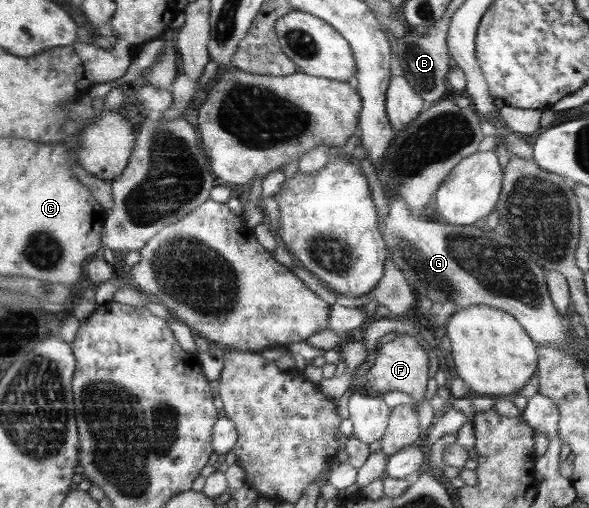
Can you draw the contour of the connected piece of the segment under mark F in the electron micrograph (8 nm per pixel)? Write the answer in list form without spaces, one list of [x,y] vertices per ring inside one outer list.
[[[406,333],[382,344],[378,356],[366,375],[368,386],[375,393],[387,393],[390,391],[404,391],[408,393],[416,403],[422,402],[426,395],[426,384],[428,383],[428,354],[427,347],[422,348],[415,337]]]

